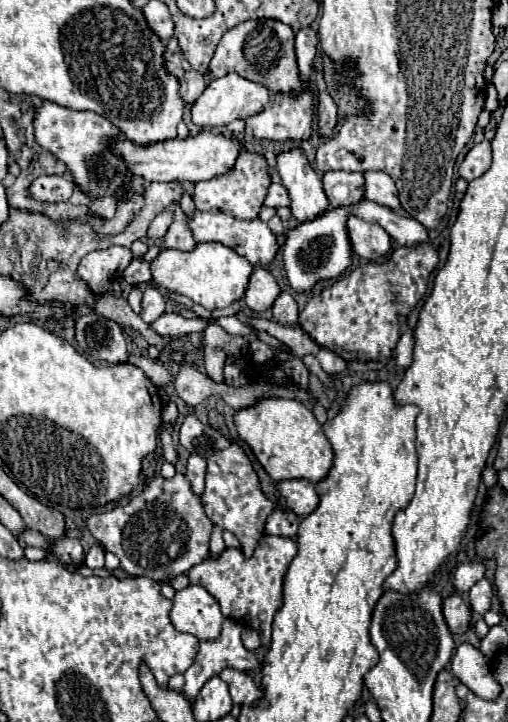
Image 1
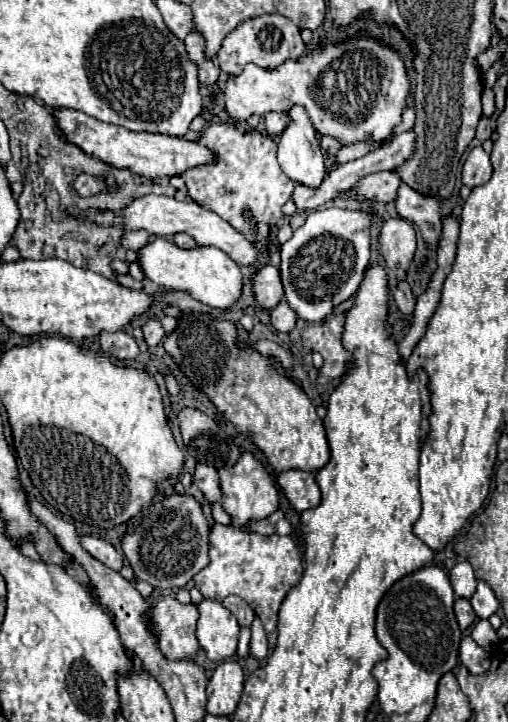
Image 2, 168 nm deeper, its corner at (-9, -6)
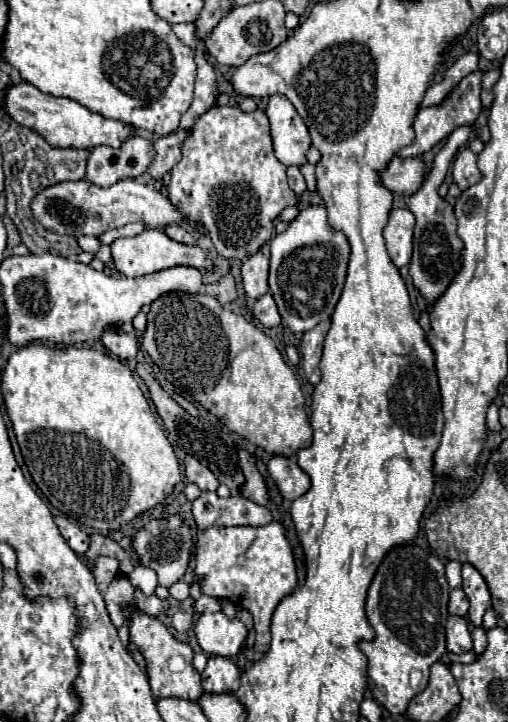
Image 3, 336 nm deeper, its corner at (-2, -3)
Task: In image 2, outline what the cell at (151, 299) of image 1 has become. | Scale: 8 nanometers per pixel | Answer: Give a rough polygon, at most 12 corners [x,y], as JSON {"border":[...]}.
{"border":[[160,316],[142,326],[148,346],[158,346],[166,336]]}

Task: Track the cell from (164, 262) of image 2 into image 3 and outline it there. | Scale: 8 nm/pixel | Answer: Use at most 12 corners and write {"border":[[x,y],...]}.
{"border":[[151,227],[115,239],[111,257],[125,277],[171,265],[213,269],[197,245],[177,243]]}

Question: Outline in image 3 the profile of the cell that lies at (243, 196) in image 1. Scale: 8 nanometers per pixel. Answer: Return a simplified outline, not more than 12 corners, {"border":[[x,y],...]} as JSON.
{"border":[[261,109],[191,127],[169,201],[245,261],[295,195]]}

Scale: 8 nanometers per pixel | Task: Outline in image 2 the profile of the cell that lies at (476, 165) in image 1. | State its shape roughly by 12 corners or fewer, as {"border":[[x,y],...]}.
{"border":[[476,146],[464,166],[462,182],[482,186],[492,176],[490,154]]}

